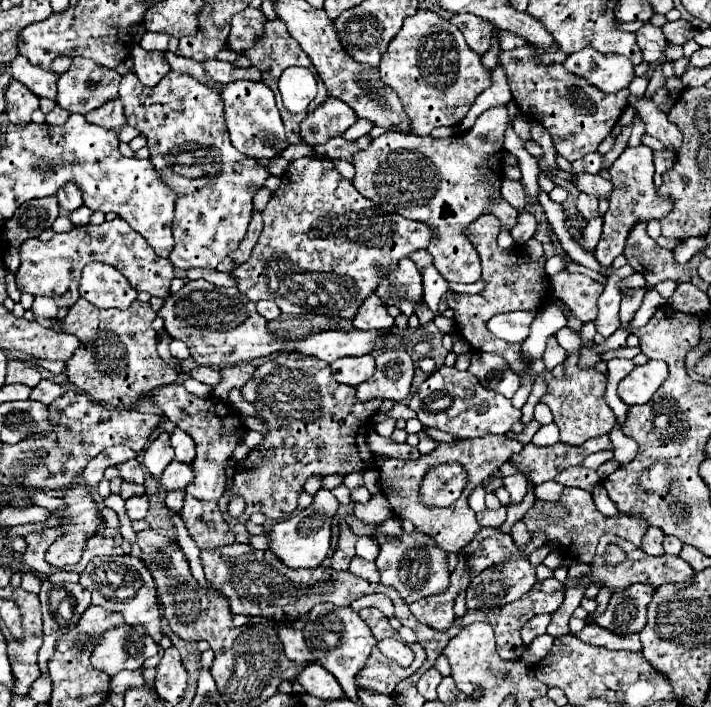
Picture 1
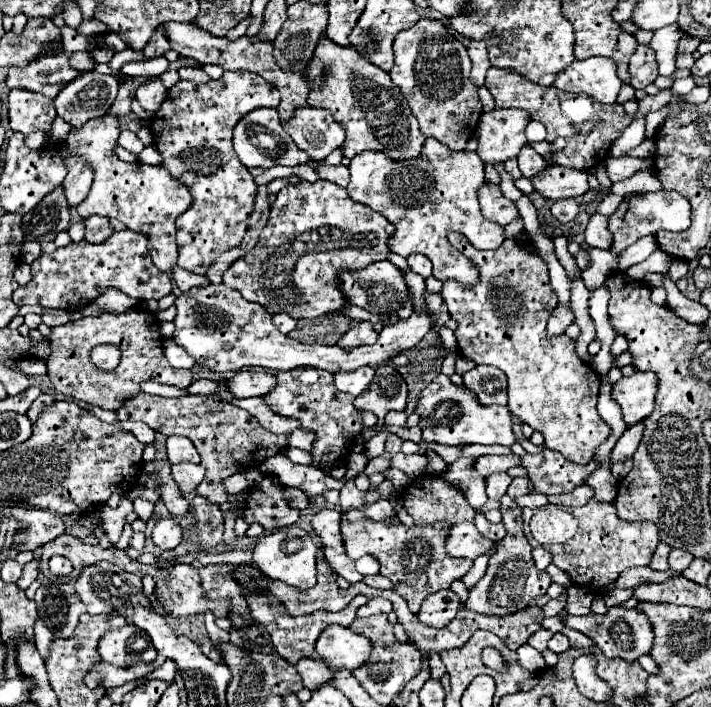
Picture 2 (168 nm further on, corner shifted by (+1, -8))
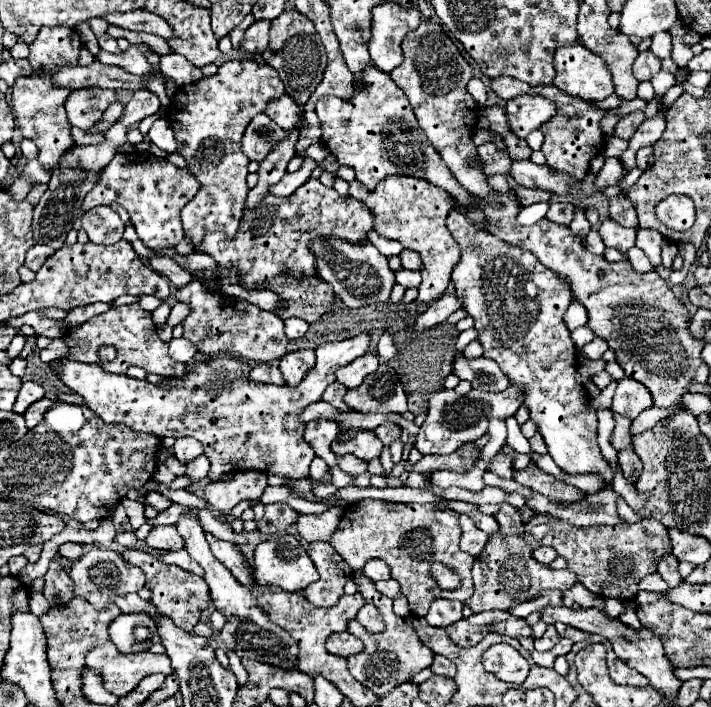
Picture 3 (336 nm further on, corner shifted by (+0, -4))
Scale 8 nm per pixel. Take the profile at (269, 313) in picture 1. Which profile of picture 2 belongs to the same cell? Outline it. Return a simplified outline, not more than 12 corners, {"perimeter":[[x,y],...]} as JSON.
{"perimeter":[[283,314],[273,316],[273,324],[289,334],[295,328],[295,320]]}

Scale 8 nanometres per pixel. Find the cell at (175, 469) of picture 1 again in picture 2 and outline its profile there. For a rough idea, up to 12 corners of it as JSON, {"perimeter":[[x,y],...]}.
{"perimeter":[[173,464],[173,478],[183,494],[203,480],[201,464]]}

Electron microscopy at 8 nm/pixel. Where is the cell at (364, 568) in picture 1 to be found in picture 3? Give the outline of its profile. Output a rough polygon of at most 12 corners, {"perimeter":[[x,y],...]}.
{"perimeter":[[396,580],[376,582],[376,588],[388,596],[398,598],[400,586]]}

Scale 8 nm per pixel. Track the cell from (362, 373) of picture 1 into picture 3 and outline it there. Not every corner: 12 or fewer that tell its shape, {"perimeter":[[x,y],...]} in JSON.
{"perimeter":[[370,352],[336,370],[336,380],[358,388],[376,372],[378,358]]}

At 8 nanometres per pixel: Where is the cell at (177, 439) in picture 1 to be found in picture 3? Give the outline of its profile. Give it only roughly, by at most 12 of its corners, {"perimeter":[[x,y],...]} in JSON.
{"perimeter":[[178,438],[174,456],[188,464],[202,454],[202,446],[192,438]]}

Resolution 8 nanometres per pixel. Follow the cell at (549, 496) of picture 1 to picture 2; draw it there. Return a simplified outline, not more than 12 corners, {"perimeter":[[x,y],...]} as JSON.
{"perimeter":[[525,494],[517,498],[521,508],[539,508],[547,504],[547,496]]}

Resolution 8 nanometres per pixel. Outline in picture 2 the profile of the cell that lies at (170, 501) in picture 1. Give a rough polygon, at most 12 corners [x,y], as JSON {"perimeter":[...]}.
{"perimeter":[[175,516],[157,520],[151,538],[161,550],[181,542]]}

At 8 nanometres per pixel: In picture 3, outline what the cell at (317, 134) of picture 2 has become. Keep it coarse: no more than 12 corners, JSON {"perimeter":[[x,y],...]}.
{"perimeter":[[286,94],[270,100],[264,114],[286,132],[302,122]]}

